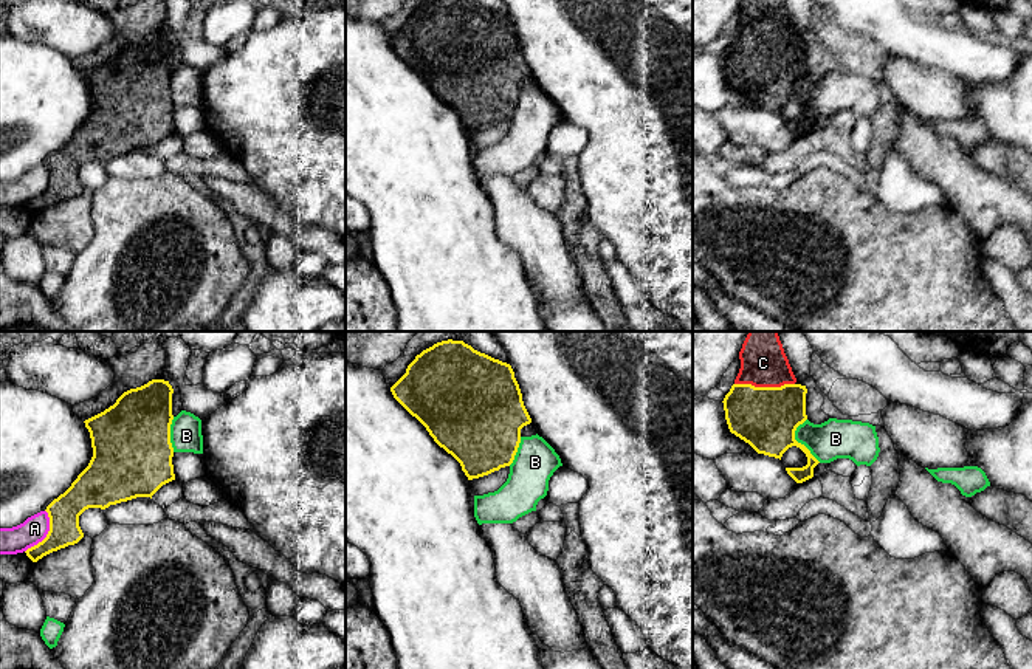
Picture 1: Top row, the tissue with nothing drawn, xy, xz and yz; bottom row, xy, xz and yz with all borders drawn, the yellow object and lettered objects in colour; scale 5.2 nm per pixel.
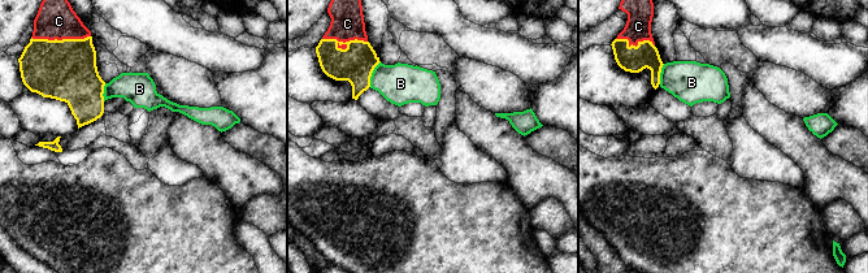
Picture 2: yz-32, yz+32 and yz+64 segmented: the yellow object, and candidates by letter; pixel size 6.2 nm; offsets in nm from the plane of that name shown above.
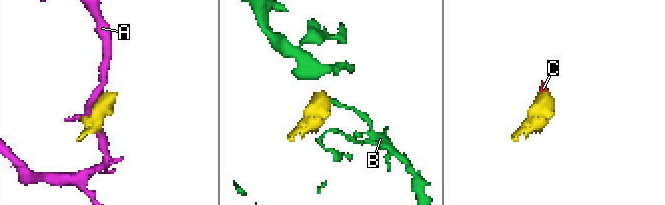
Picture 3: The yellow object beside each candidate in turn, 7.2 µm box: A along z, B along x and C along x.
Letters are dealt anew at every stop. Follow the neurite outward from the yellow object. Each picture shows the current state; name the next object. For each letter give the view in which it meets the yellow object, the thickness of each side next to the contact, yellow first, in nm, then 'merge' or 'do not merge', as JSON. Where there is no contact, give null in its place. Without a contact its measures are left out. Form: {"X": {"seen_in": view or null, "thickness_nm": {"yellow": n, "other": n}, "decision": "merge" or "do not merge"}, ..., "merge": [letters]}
{"A": {"seen_in": "xy", "thickness_nm": {"yellow": 160, "other": 140}, "decision": "do not merge"}, "B": {"seen_in": "yz", "thickness_nm": {"yellow": 320, "other": 200}, "decision": "do not merge"}, "C": {"seen_in": "yz", "thickness_nm": {"yellow": 320, "other": 240}, "decision": "merge"}, "merge": ["C"]}

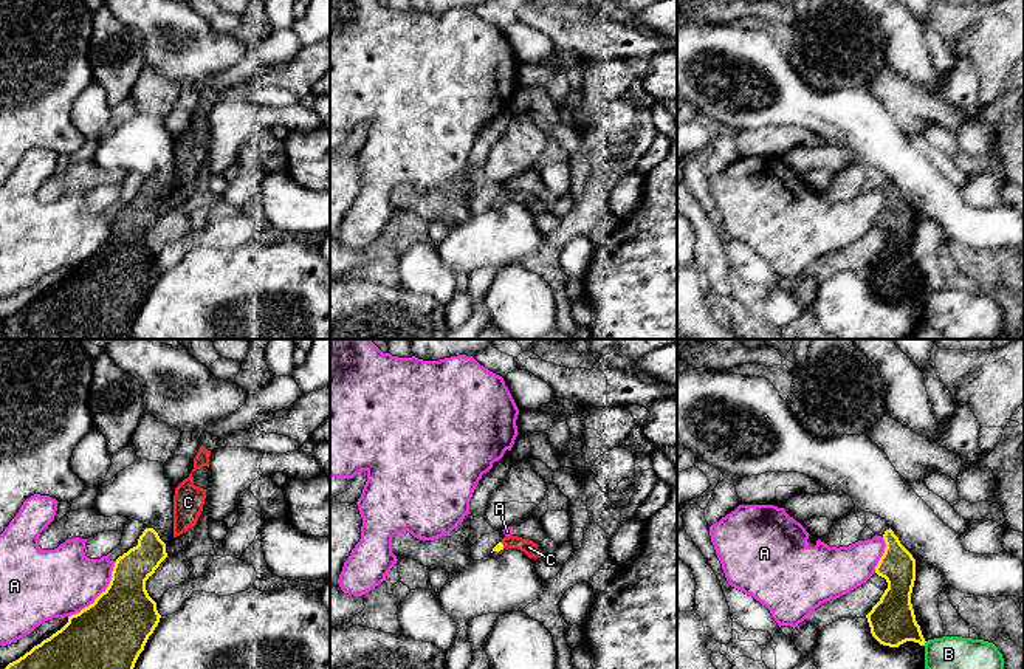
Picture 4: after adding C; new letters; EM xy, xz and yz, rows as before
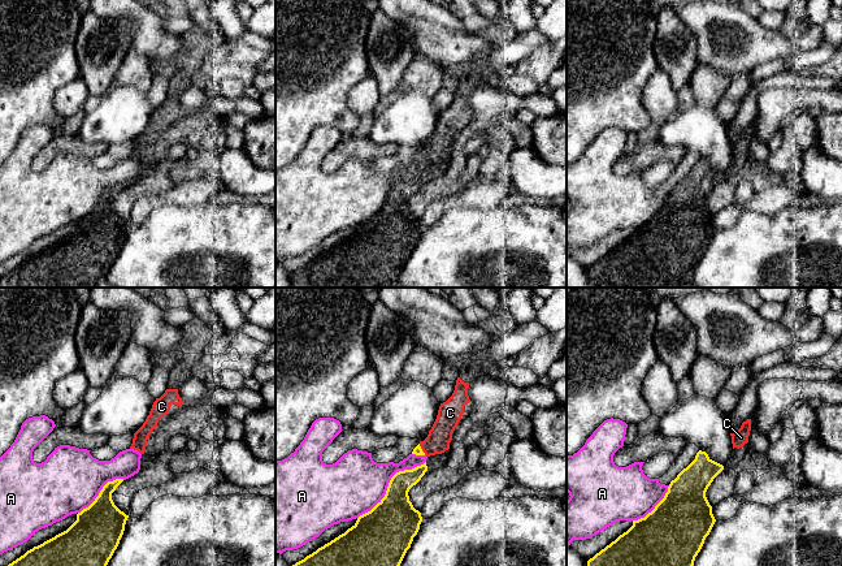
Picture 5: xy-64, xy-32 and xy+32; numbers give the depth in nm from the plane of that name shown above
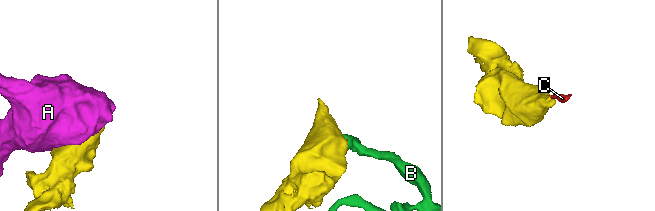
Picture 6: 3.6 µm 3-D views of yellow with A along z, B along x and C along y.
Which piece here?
{"A": {"seen_in": "xy", "thickness_nm": {"yellow": 360, "other": 360}, "decision": "do not merge"}, "B": {"seen_in": "yz", "thickness_nm": {"yellow": 240, "other": 180}, "decision": "do not merge"}, "C": {"seen_in": "xz", "thickness_nm": {"yellow": 40, "other": 80}, "decision": "merge"}, "merge": ["C"]}

